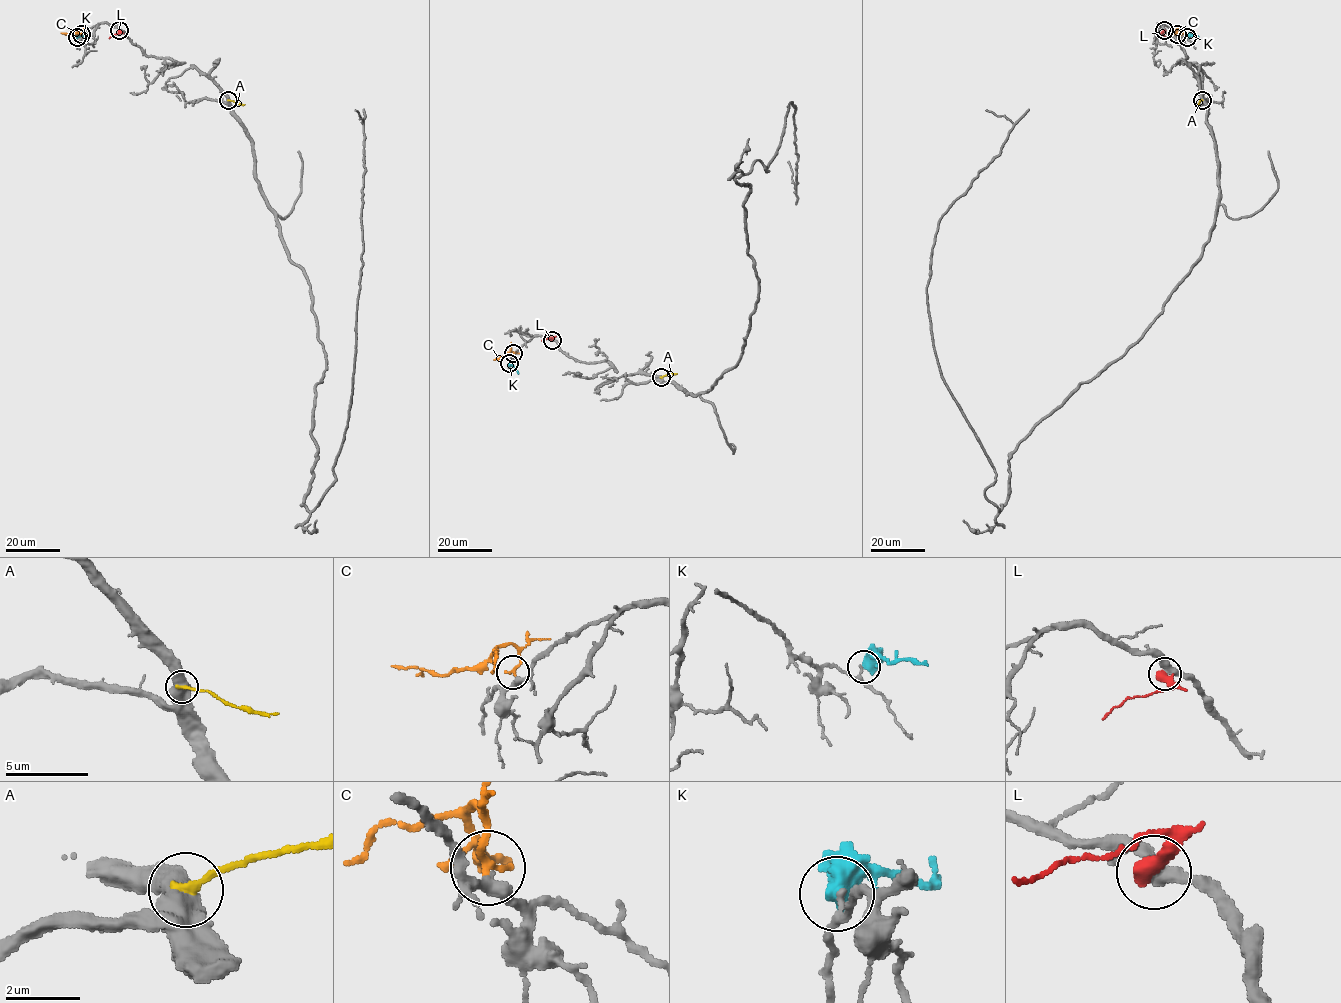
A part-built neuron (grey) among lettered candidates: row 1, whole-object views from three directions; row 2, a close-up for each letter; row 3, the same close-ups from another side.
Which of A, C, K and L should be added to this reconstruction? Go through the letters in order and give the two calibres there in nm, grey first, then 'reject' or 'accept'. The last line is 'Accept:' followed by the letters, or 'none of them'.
A: 550 nm thick on the grey side, 220 nm on the other; reject
C: 320 nm thick on the grey side, 240 nm on the other; accept
K: 150 nm thick on the grey side, 650 nm on the other; reject
L: 400 nm thick on the grey side, 550 nm on the other; reject
Accept: C

